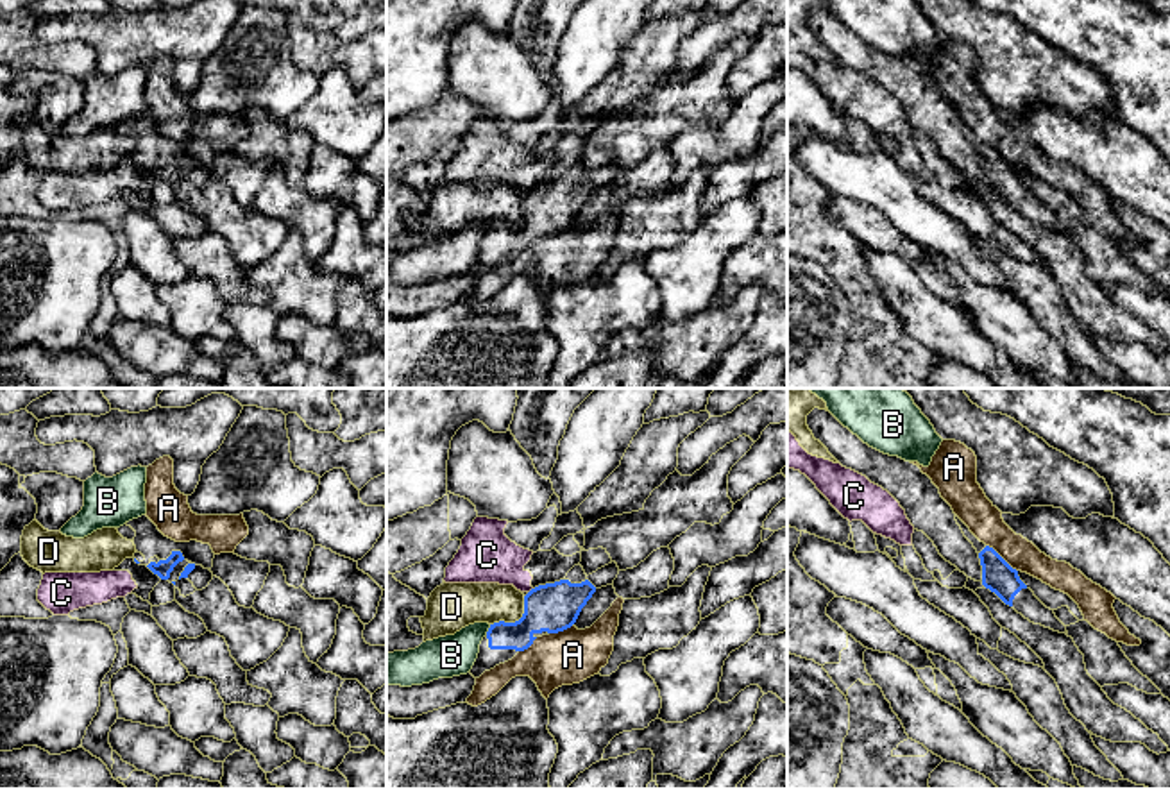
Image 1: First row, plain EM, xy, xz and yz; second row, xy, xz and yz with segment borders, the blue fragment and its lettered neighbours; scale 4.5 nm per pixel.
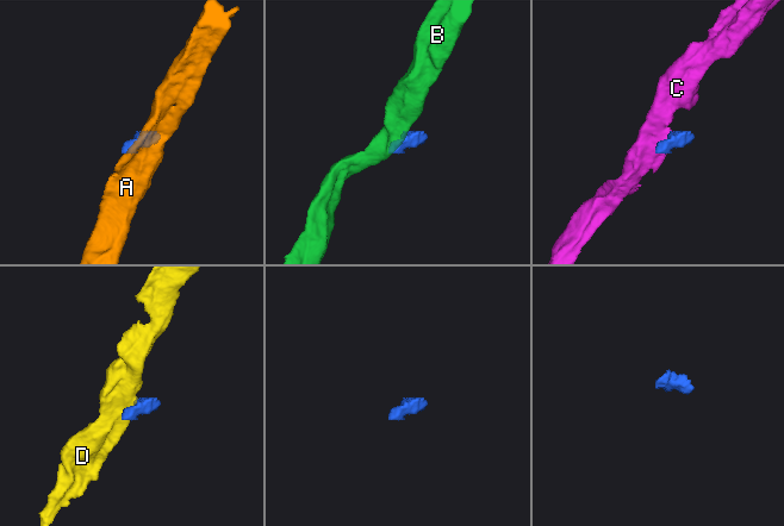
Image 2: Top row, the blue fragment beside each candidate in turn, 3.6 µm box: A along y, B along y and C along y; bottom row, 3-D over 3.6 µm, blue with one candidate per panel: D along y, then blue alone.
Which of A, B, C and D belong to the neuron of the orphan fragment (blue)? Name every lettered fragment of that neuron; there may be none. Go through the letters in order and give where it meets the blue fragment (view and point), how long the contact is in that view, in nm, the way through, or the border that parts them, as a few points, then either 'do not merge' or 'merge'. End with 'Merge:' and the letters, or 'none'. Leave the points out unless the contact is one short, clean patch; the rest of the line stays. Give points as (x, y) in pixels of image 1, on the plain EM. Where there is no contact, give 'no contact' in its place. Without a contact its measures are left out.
A: yz (1000, 156) | 190 nm | along yz (986, 144), (1017, 170) | do not merge
B: xz (489, 229) | 50 nm | along xz (491, 224), (485, 233) | do not merge
C: xz (530, 190) | 40 nm | along xz (532, 186), (528, 192) | do not merge
D: xz (516, 220) | 200 nm | along xz (525, 195), (525, 212), (517, 219), (494, 220), (491, 224) | do not merge
Merge: none

